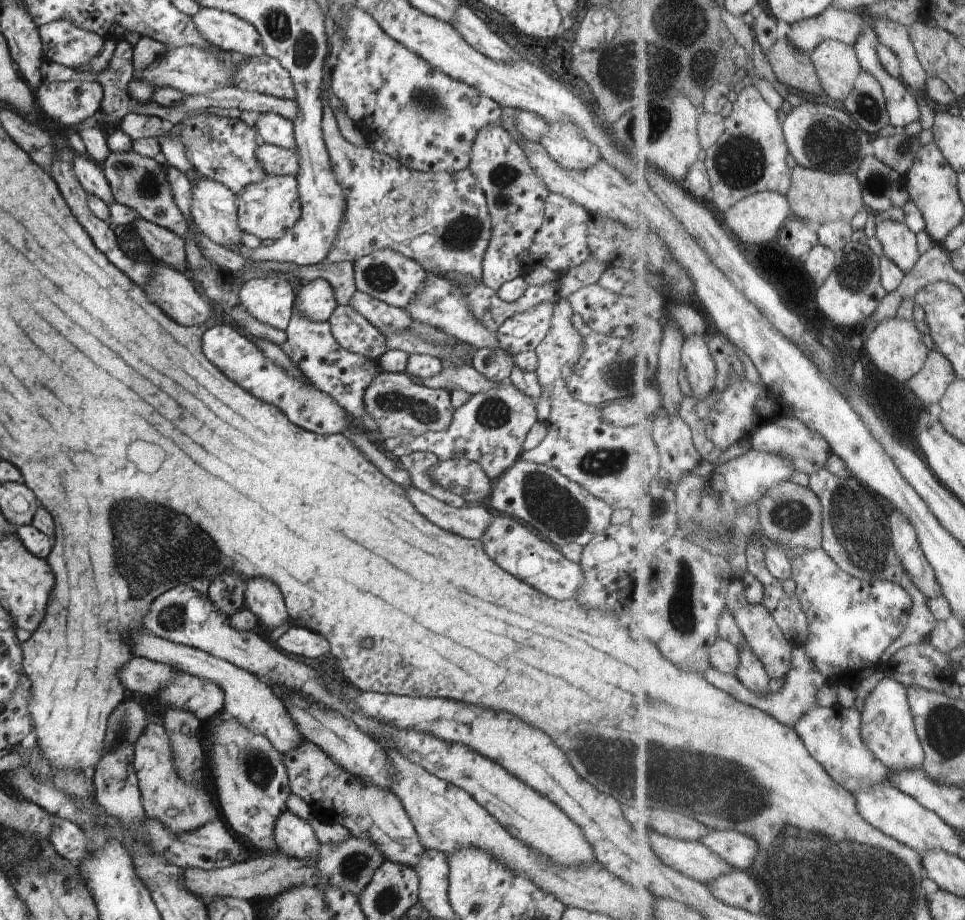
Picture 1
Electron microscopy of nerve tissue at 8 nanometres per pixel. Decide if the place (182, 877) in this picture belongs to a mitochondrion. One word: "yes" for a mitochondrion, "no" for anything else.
no

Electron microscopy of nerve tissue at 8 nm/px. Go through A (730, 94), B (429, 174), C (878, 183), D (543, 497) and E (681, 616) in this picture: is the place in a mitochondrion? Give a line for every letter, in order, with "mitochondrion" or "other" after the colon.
A: other
B: other
C: mitochondrion
D: mitochondrion
E: mitochondrion

